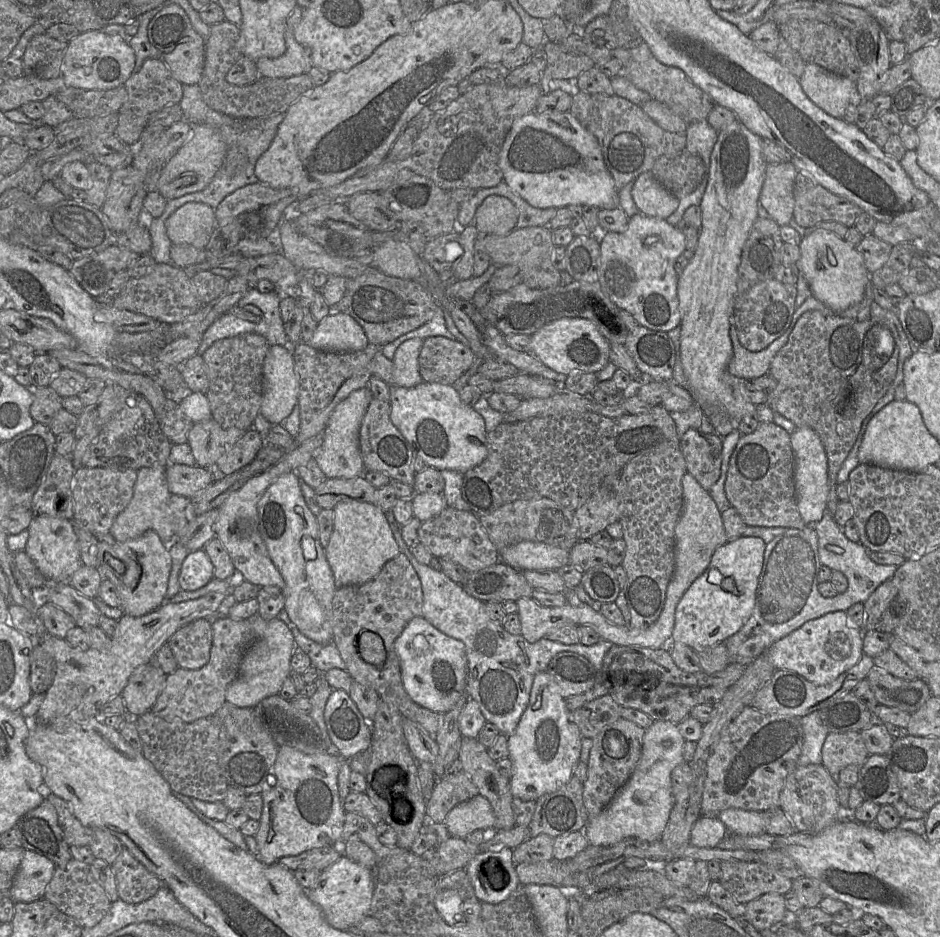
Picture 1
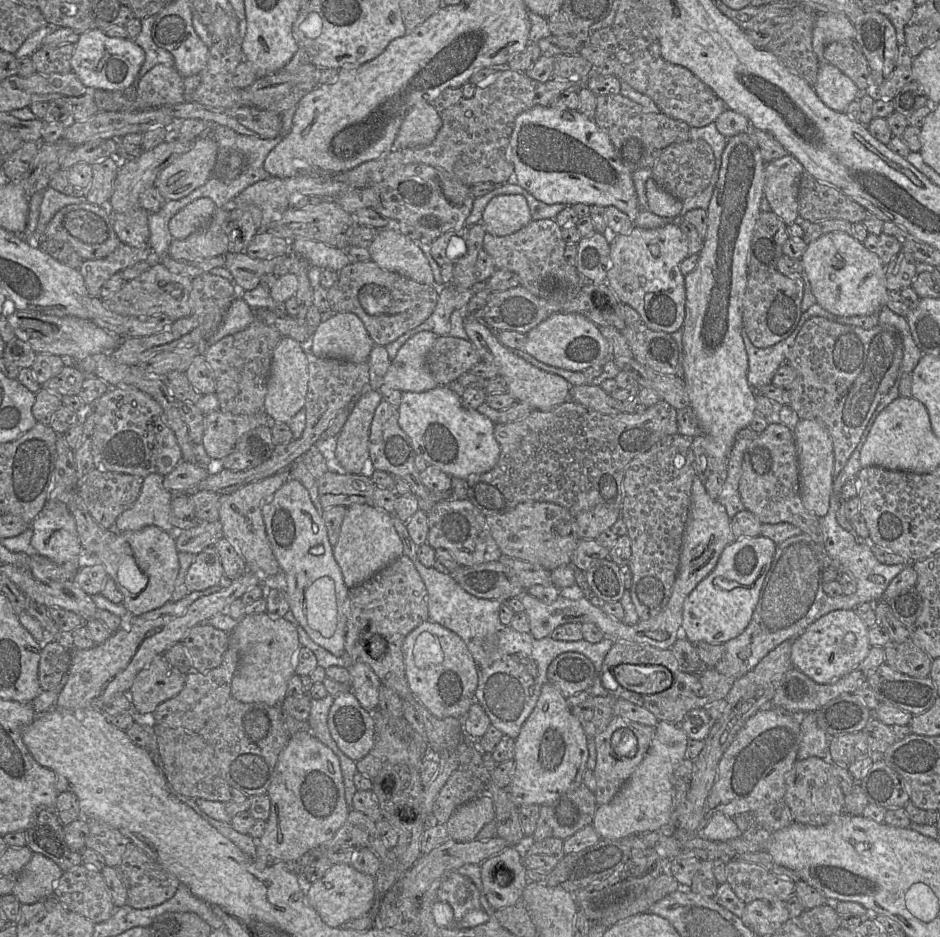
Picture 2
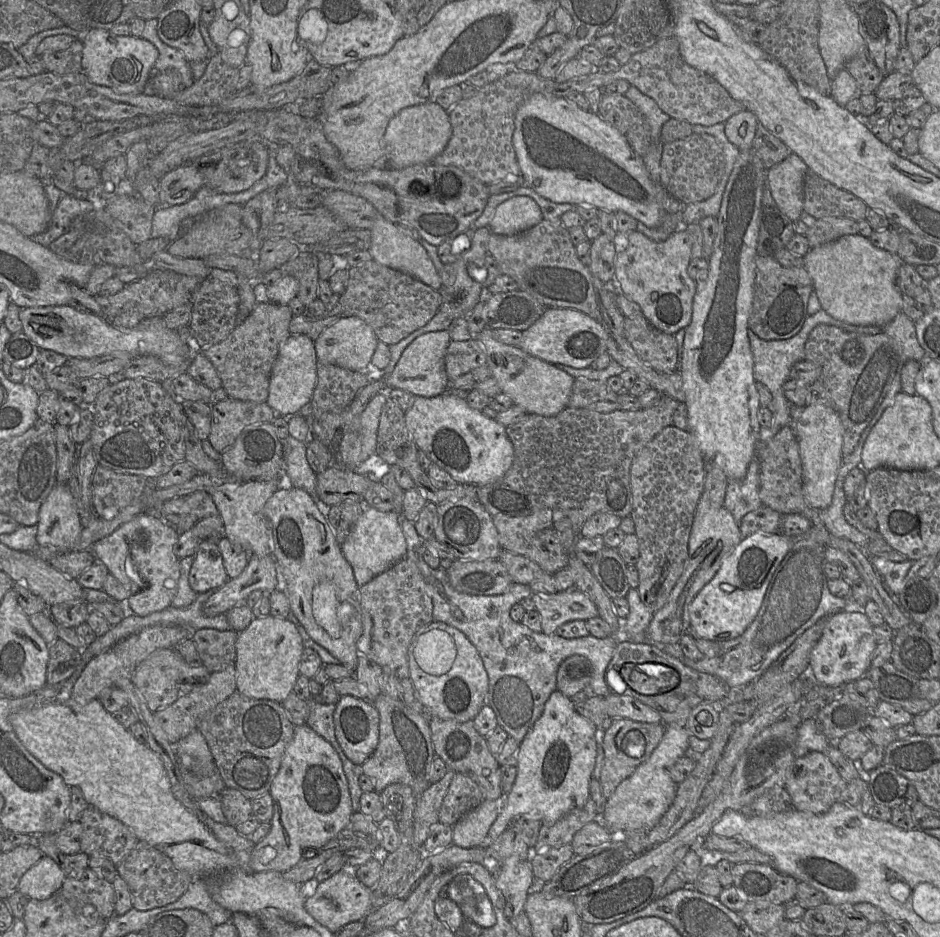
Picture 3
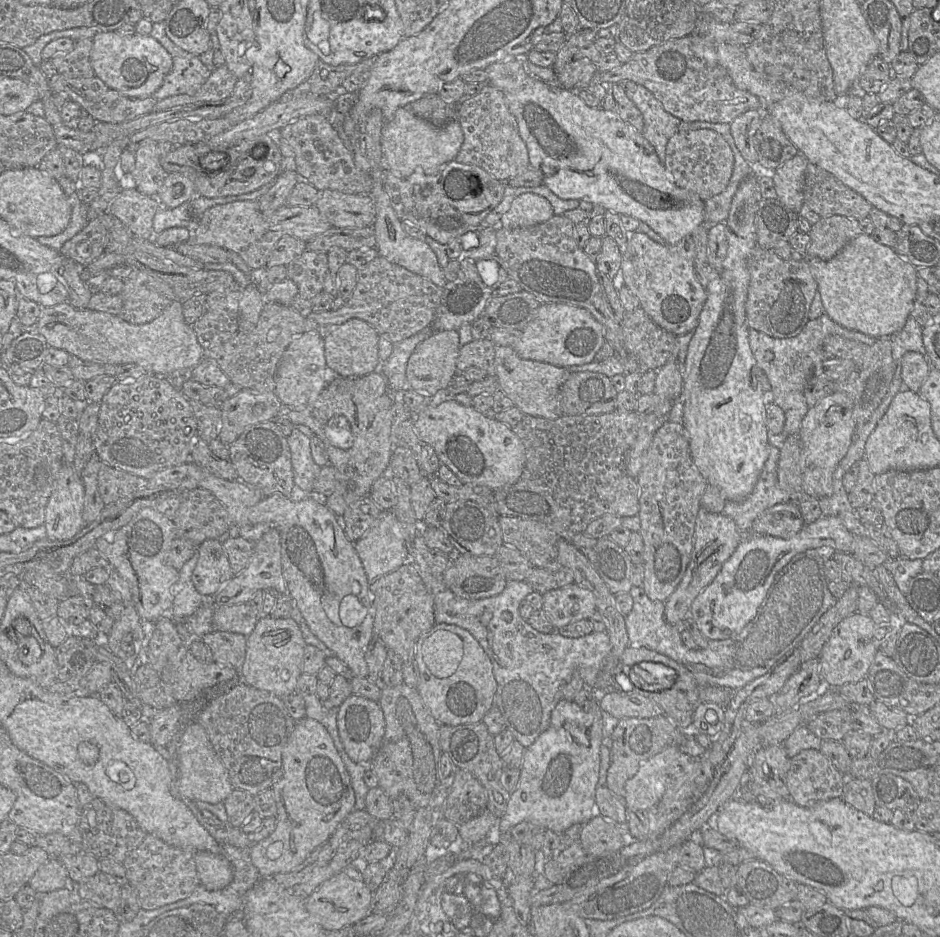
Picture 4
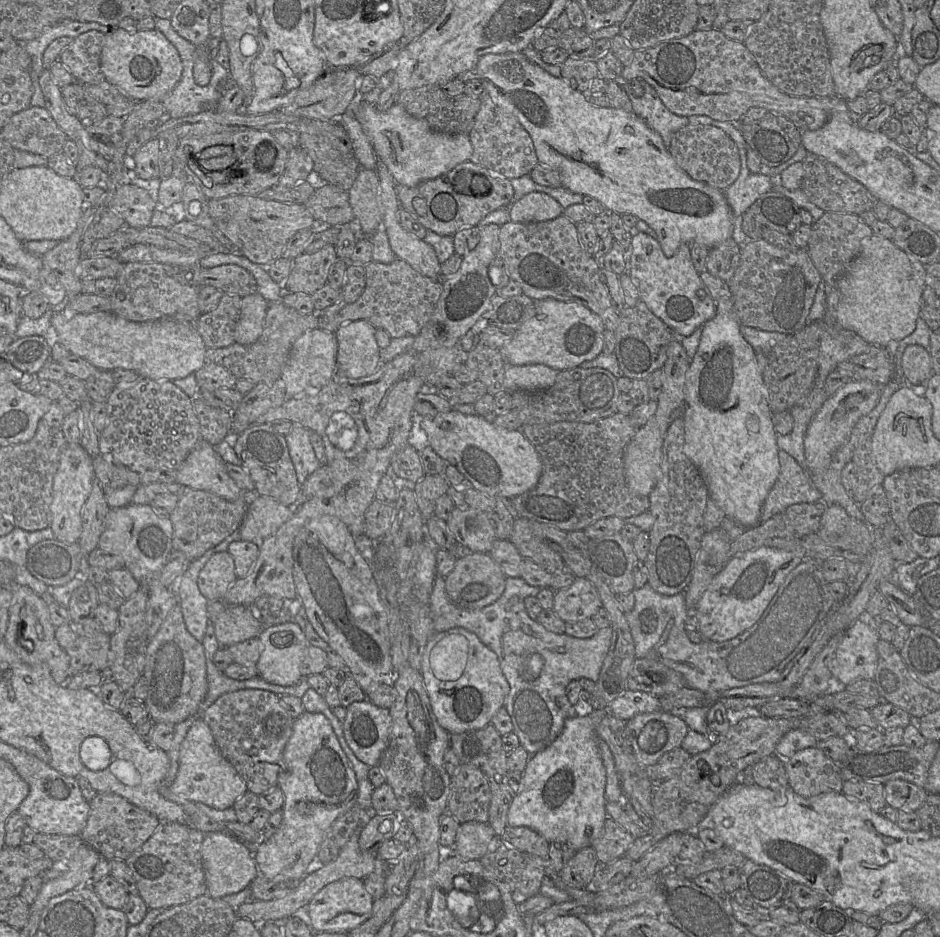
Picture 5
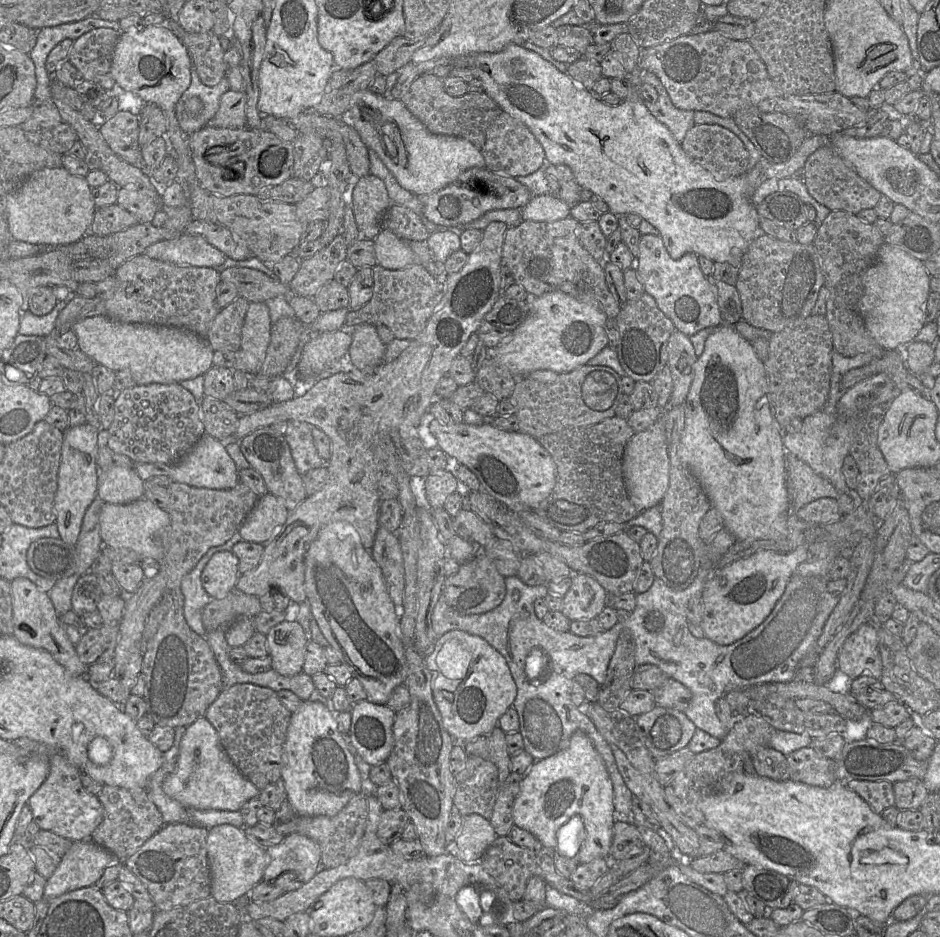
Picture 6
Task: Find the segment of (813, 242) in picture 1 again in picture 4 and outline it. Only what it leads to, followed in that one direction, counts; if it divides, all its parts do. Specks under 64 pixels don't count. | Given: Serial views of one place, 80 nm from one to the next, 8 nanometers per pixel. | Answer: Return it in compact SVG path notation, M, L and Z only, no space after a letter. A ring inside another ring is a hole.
M863 233L850 240L843 247L843 249L830 260L824 261L818 258L807 258L807 260L811 273L817 282L817 291L821 295L821 301L825 311L824 313L826 313L834 322L838 323L844 328L859 331L875 338L889 337L890 335L903 329L906 320L910 316L911 310L913 308L917 291L917 279L919 276L917 273L917 268L901 258L893 248L877 243L871 235L866 235Z

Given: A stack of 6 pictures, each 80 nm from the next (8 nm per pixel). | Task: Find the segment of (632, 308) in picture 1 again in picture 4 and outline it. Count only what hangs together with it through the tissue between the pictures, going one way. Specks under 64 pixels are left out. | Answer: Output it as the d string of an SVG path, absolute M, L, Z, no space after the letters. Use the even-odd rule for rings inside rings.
M638 231L630 233L628 245L622 255L620 273L613 279L619 285L625 285L639 300L640 307L662 329L674 334L683 335L694 331L698 318L707 298L707 292L695 277L695 247L691 236L686 236L675 245L660 244Z

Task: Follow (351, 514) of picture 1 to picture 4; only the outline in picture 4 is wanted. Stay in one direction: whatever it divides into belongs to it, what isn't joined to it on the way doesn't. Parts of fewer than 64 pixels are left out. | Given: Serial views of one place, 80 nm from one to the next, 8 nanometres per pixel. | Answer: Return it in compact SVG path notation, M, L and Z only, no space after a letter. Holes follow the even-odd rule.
M382 511L380 513L373 526L355 542L355 549L363 563L370 583L395 571L409 561L409 552L398 521L392 511Z

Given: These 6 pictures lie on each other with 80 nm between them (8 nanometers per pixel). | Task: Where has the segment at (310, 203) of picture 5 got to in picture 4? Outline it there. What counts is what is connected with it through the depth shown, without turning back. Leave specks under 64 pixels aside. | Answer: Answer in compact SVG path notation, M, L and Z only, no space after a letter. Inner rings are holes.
M337 190L318 191L314 205L337 228L364 228L375 220L375 206L370 195L342 193Z

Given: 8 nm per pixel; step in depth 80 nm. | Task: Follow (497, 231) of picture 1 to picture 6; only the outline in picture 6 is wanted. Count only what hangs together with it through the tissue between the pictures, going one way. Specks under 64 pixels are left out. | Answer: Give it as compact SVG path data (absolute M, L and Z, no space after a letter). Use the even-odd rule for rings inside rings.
M552 194L533 196L521 208L523 221L551 222L570 216L571 207Z

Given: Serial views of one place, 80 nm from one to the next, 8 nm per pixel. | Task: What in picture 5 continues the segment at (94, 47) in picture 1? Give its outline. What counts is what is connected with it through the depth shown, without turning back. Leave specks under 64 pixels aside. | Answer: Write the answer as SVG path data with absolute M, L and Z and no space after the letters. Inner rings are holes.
M112 28L104 33L100 66L105 80L134 101L162 101L178 84L183 69L175 46L156 29L130 33Z

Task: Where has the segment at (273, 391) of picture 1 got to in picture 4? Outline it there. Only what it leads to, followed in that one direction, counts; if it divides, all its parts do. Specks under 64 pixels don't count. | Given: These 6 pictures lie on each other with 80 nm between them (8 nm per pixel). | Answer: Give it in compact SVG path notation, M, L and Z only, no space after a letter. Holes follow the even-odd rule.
M309 331L295 337L284 351L279 362L274 392L285 406L298 407L314 401L319 393L339 375L326 363L324 337L316 331Z

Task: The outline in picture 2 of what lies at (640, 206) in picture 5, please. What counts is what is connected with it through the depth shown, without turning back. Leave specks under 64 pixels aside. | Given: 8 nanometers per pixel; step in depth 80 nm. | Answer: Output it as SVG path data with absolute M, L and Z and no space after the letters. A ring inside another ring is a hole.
M537 105L516 116L509 139L509 157L517 185L545 204L614 206L627 214L632 223L641 210L632 172L616 154L608 135L578 110Z

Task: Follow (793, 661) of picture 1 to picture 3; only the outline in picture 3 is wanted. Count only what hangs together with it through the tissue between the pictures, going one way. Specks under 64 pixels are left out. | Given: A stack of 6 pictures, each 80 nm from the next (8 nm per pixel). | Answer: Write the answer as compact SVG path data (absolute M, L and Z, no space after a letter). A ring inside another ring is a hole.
M848 599L845 610L830 615L819 641L809 657L810 677L826 686L844 686L861 679L870 668L872 654L877 646L873 636L873 625L862 607L852 607Z

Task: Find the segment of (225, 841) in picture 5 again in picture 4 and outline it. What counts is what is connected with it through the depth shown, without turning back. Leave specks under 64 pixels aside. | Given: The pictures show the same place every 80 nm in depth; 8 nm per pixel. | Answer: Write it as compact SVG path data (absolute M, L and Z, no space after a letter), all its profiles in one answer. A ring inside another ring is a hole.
M197 851L195 863L199 880L208 890L221 890L233 880L232 865L222 853Z

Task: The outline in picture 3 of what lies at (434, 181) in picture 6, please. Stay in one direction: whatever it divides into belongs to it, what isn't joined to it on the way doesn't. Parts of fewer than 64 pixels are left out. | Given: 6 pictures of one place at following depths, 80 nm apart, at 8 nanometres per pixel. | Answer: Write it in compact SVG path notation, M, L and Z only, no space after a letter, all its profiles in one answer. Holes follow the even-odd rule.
M435 102L403 108L389 121L384 134L386 164L392 169L401 169L431 163L445 149L451 135L448 110Z

